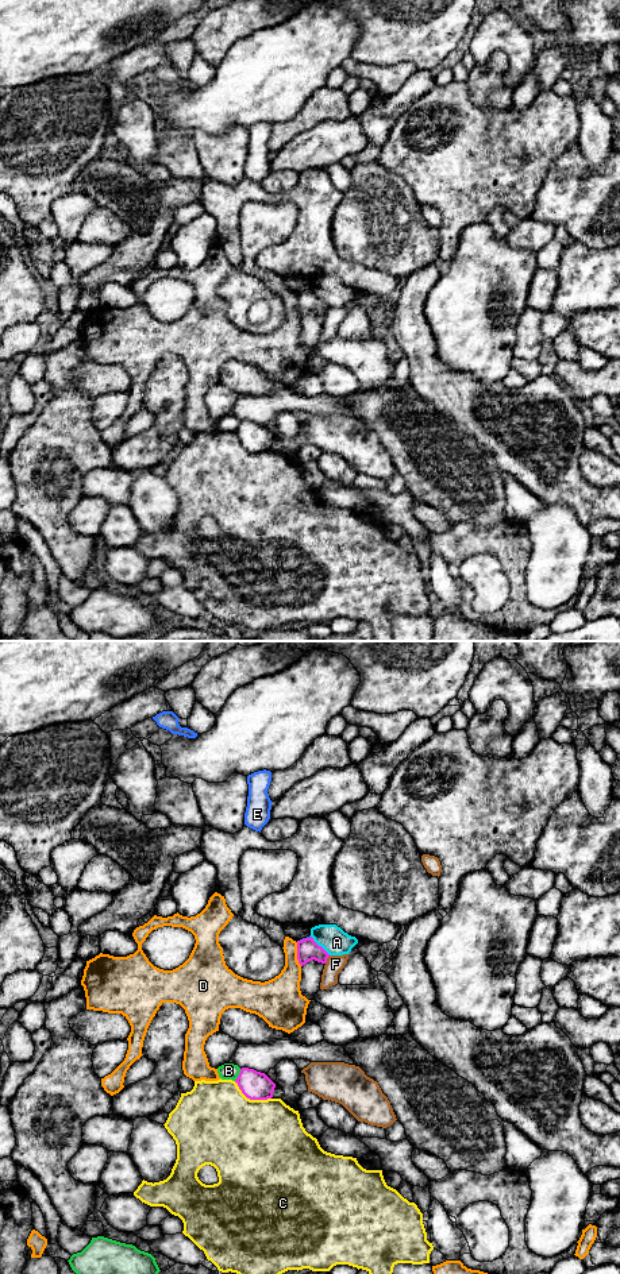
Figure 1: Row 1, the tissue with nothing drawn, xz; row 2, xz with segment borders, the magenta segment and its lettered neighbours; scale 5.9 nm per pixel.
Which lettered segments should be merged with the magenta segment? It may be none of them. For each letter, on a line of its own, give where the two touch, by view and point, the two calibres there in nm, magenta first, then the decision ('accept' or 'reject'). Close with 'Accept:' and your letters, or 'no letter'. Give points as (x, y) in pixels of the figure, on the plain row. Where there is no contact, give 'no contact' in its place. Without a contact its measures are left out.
A: contact xz (320, 298); calibres 130 and 160 nm; reject
B: contact xz (239, 427); calibres 170 and 100 nm; reject
C: contact xz (251, 451); calibres 170 and 500 nm; reject
D: contact xz (297, 307); calibres 130 and 220 nm; reject
E: contact xz (305, 290); calibres 130 and 20 nm; accept
F: contact xz (326, 312); calibres 130 and 100 nm; reject
Accept: E

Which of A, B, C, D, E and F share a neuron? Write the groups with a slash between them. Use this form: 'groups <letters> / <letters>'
groups A / B / C / D / E / F

